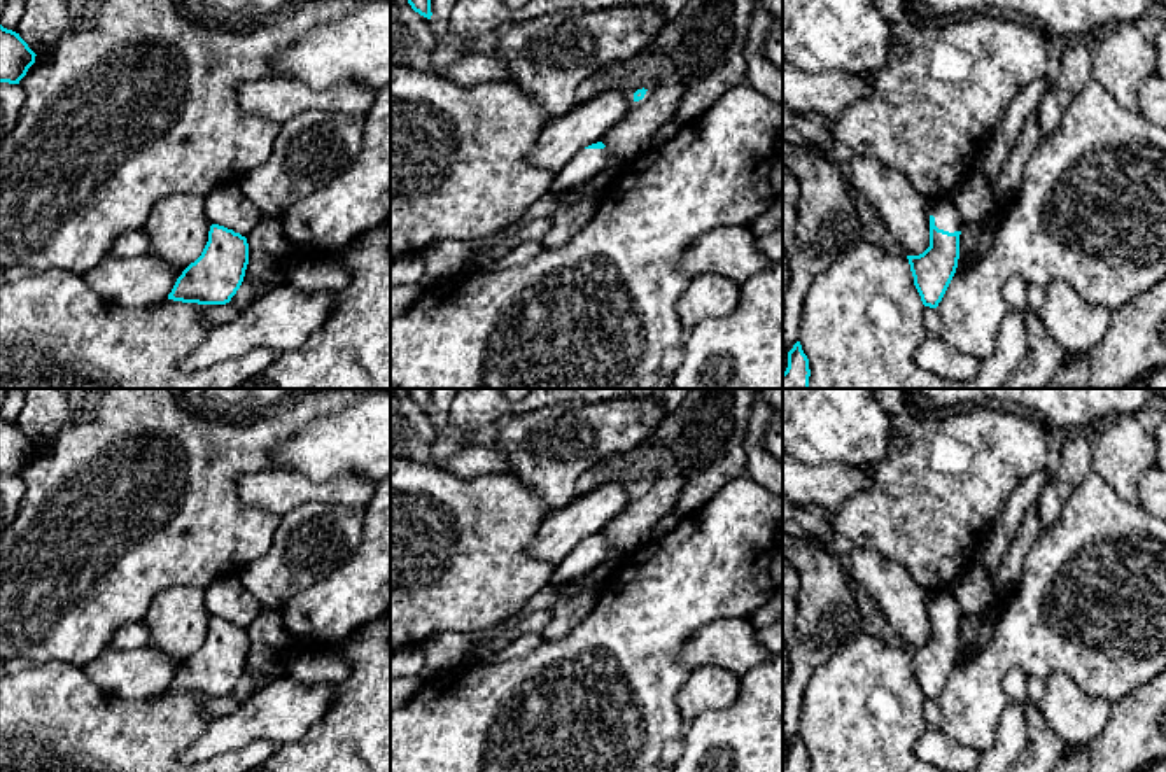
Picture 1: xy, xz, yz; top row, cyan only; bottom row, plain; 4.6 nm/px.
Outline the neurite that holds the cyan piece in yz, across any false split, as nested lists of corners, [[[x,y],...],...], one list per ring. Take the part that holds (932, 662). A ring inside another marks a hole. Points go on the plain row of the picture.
[[[942,590],[930,607],[930,639],[919,648],[907,648],[924,698],[938,698],[956,665],[961,618],[958,600]]]

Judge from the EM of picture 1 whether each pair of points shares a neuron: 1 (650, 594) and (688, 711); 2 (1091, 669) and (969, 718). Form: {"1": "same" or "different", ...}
{"1": "different", "2": "same"}

